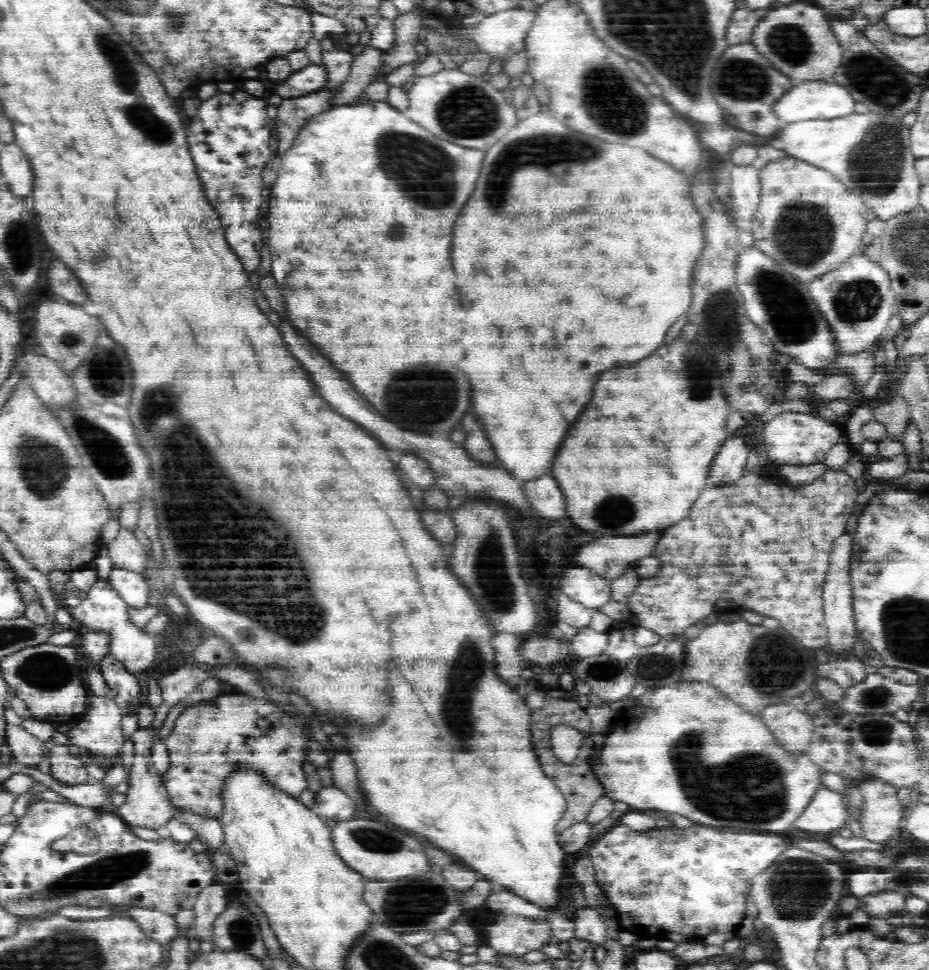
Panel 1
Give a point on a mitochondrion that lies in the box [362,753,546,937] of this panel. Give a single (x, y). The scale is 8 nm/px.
(410, 905)

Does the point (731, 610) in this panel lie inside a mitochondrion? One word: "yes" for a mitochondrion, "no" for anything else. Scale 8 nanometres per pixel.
no

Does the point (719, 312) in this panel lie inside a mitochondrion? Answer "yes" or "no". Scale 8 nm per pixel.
yes

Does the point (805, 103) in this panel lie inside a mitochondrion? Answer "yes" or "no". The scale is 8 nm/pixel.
no

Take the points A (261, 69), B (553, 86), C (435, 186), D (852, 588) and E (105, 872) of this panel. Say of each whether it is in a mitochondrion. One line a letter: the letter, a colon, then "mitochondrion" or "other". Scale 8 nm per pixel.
A: other
B: other
C: mitochondrion
D: other
E: mitochondrion

